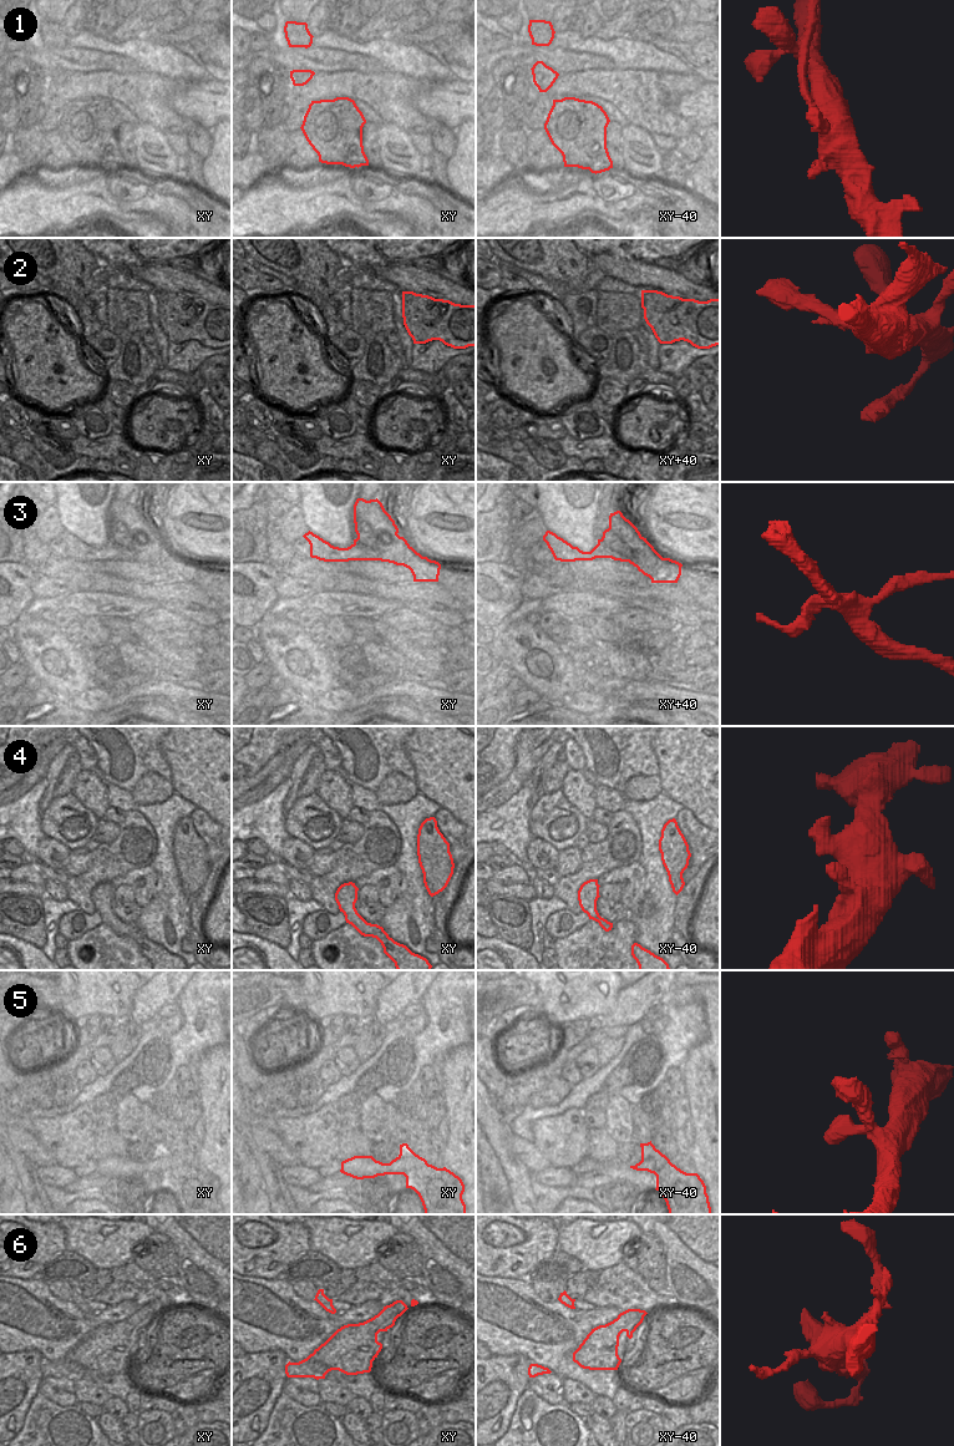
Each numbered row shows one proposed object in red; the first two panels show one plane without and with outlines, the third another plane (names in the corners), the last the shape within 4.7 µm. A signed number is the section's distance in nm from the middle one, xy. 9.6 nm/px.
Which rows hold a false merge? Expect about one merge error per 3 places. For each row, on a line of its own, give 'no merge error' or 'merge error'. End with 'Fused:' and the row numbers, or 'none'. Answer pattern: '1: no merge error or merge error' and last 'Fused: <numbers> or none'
1: merge error
2: no merge error
3: merge error
4: no merge error
5: no merge error
6: no merge error
Fused: 1, 3

